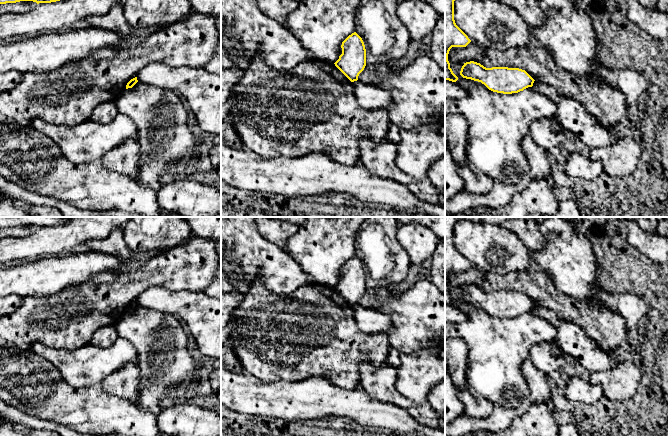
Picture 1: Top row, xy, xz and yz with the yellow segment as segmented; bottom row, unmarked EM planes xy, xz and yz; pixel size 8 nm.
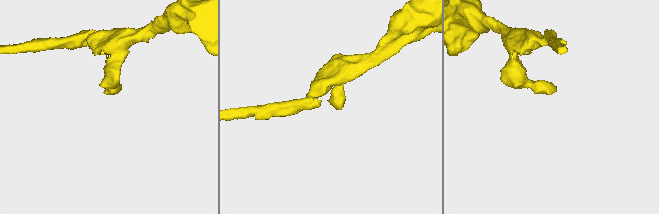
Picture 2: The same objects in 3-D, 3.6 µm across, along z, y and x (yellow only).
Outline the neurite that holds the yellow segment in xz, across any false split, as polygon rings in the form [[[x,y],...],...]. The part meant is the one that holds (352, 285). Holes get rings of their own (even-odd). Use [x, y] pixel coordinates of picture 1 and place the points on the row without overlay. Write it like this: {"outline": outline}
{"outline": [[[354,256],[342,266],[341,272],[342,278],[334,288],[351,306],[357,305],[366,290],[364,266]]]}

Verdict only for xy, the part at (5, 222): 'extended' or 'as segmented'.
as segmented

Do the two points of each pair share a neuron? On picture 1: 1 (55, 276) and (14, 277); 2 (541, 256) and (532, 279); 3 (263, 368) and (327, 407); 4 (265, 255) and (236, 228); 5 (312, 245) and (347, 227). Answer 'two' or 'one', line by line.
1: one
2: two
3: two
4: one
5: one

